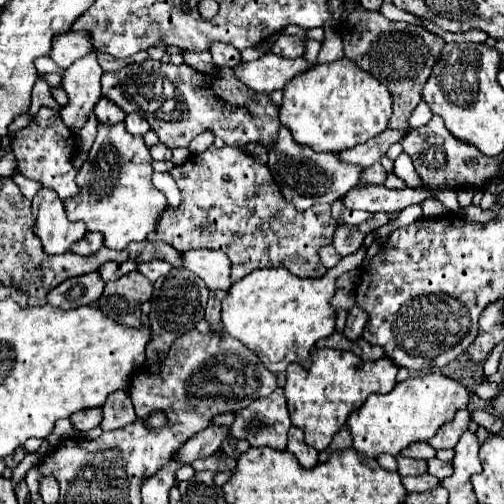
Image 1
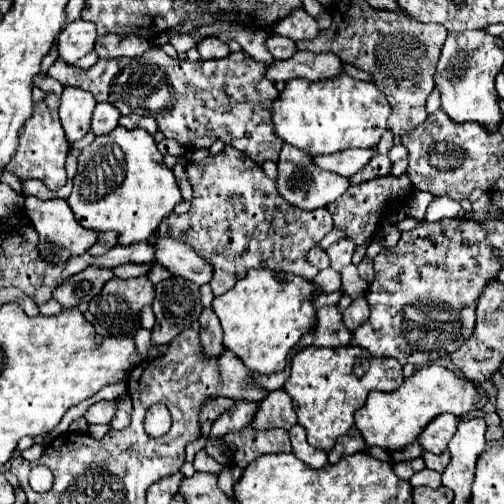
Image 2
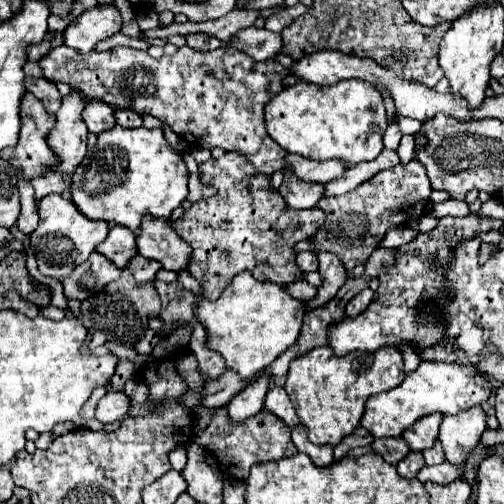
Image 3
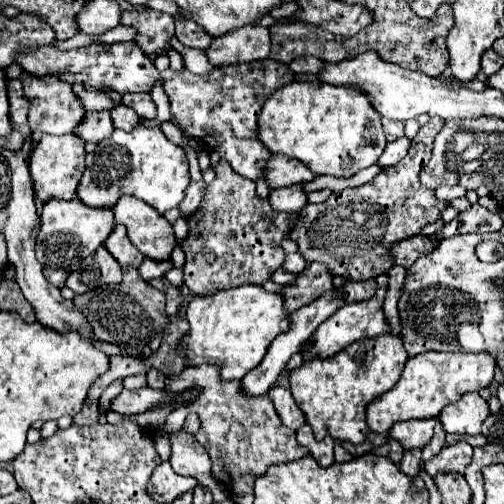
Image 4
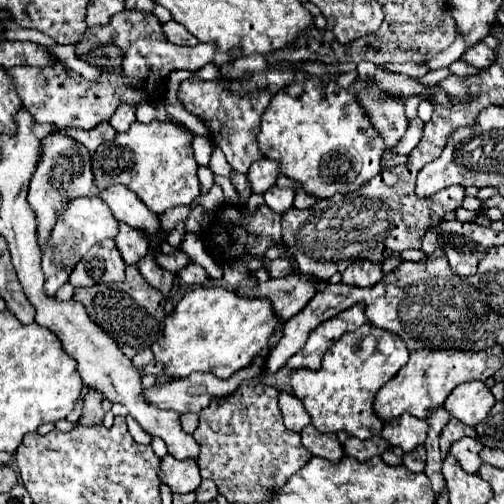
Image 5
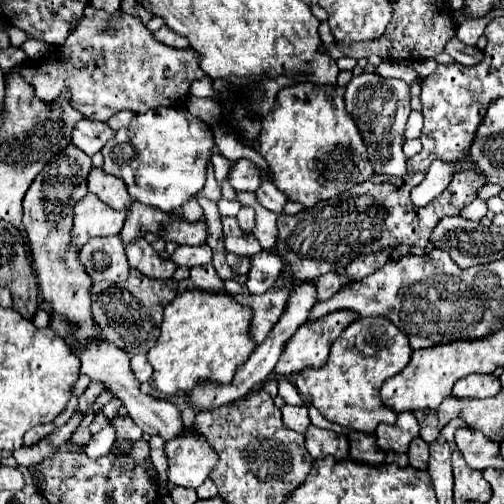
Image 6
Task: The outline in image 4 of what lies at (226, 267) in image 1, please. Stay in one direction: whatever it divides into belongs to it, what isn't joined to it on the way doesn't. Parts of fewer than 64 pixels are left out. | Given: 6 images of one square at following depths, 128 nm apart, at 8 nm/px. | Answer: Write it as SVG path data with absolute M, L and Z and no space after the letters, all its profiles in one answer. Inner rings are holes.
M122 196L116 204L114 216L118 224L124 224L128 228L130 242L146 258L170 260L170 254L178 242L172 224L152 206L130 196Z

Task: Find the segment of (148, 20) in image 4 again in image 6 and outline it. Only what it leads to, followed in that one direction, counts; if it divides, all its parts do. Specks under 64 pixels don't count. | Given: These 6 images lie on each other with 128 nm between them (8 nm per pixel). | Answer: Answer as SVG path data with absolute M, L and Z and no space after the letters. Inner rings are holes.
M92 6L84 10L84 20L78 24L78 28L68 36L66 44L54 52L50 52L42 62L26 64L20 72L20 76L34 88L36 98L40 98L44 104L56 102L62 94L66 94L66 100L72 108L76 108L86 120L92 122L106 122L110 116L114 116L120 110L132 110L136 114L144 114L158 106L176 106L178 102L184 102L188 98L190 82L200 80L204 76L200 68L200 56L192 48L170 48L154 38L154 34L142 24L140 18L114 12L92 12Z

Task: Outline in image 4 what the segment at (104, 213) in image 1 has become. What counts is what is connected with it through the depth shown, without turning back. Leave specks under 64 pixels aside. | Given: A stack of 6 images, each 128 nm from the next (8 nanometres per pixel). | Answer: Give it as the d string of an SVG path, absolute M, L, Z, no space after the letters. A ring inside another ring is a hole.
M138 124L128 134L124 130L114 130L110 138L98 142L92 154L86 154L78 198L90 208L112 210L120 196L134 196L156 208L158 214L166 214L182 202L188 184L190 174L184 150L172 144L160 128L144 128Z

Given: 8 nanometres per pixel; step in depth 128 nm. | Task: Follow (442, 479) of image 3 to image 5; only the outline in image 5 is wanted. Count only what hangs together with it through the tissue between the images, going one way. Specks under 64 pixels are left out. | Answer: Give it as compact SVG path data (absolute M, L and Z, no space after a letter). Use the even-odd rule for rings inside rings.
M460 438L458 442L454 442L450 446L450 454L458 460L458 464L462 466L464 472L470 472L470 474L476 474L476 470L480 468L482 460L478 456L482 444L474 438Z

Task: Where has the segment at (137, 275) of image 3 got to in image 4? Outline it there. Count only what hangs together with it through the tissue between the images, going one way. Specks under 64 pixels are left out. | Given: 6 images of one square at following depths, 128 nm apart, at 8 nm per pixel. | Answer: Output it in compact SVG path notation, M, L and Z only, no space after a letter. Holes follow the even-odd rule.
M144 260L138 268L138 274L142 280L154 280L154 278L162 278L164 272L168 272L172 268L170 260Z

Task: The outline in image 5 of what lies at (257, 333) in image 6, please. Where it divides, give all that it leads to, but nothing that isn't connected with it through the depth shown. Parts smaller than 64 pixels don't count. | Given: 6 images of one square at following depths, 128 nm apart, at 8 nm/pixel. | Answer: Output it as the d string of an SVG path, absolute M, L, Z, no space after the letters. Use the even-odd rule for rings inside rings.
M294 272L292 276L272 278L254 288L236 290L240 296L260 296L274 304L274 312L280 320L288 320L298 314L316 294L316 276Z

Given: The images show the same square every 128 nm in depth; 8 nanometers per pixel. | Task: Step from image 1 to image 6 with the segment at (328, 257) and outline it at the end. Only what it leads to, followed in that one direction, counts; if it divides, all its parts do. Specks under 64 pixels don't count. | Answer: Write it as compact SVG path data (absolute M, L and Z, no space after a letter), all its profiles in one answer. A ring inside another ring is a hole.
M258 252L252 256L252 268L248 272L246 288L250 294L264 294L272 284L280 278L282 272L282 260L278 260L276 254L270 252Z

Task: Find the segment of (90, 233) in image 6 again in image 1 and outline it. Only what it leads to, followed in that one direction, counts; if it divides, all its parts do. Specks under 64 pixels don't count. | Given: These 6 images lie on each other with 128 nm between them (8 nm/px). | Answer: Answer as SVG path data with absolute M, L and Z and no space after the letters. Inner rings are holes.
M40 188L32 200L34 234L40 238L46 254L64 254L72 242L84 236L86 228L80 222L66 218L62 200L50 188Z

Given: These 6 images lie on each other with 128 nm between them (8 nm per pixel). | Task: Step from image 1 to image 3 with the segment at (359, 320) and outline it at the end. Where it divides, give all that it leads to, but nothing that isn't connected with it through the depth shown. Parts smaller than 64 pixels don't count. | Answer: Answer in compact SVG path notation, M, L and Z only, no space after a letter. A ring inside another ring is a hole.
M370 288L362 290L360 294L356 294L356 296L346 304L346 318L354 318L354 316L362 314L362 312L368 308L368 304L372 302L372 296L374 296L374 292L372 292Z

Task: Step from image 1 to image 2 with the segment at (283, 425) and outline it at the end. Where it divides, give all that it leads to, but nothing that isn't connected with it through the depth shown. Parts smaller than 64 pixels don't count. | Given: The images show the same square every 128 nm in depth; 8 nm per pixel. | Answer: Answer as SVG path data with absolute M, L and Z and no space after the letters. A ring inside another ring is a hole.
M274 390L258 404L258 410L248 424L254 430L268 430L268 428L284 428L290 430L296 424L296 414L292 408L292 398L284 390Z

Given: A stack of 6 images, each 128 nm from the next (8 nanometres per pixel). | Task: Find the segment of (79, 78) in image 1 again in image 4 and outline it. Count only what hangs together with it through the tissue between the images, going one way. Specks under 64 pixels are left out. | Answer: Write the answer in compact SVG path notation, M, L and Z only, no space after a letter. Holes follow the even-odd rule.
M42 134L40 142L34 146L34 152L30 156L30 176L34 182L36 198L40 202L48 198L76 198L76 188L84 172L84 154L84 140L76 134Z

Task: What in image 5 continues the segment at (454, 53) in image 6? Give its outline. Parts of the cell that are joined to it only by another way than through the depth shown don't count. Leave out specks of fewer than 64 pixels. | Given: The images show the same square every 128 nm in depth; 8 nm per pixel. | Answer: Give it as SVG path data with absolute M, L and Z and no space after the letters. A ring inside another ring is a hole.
M478 44L476 48L472 48L472 52L468 52L468 56L462 56L462 60L482 70L482 68L488 68L496 60L496 56L494 56L494 50L490 50L486 44Z

